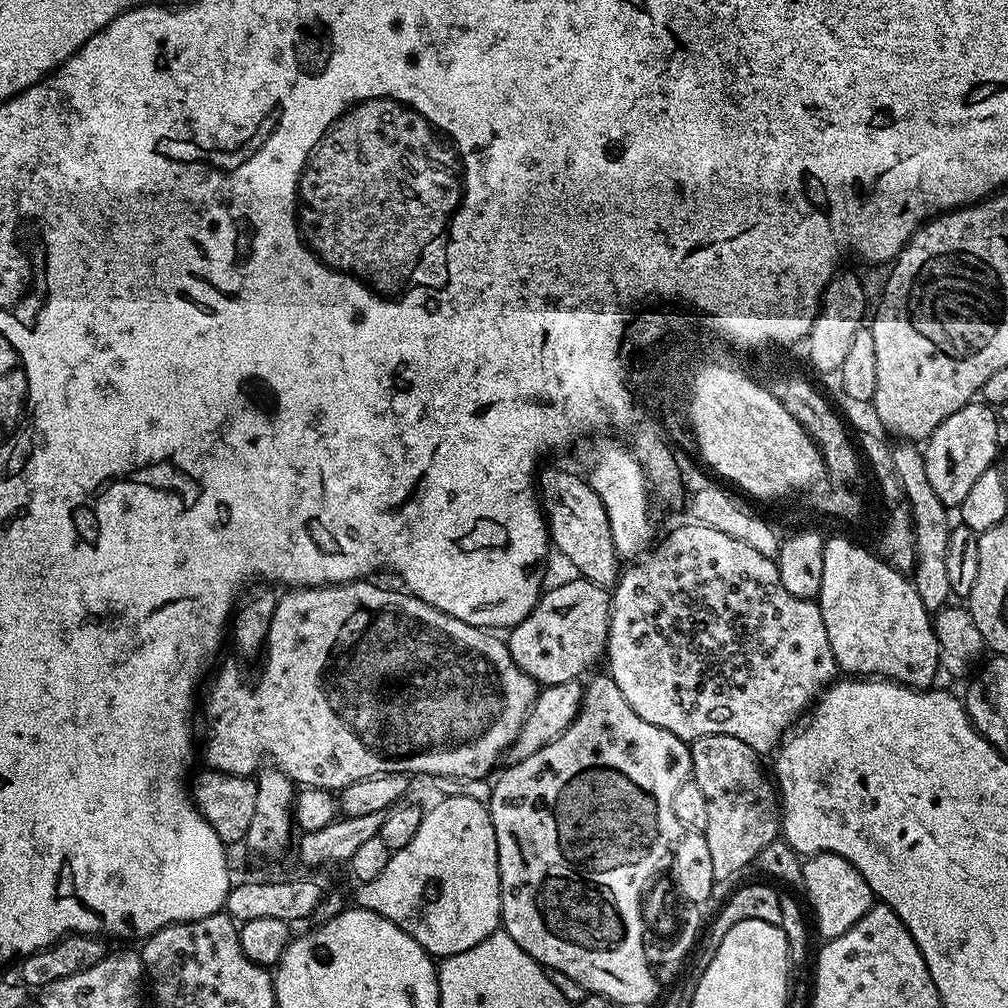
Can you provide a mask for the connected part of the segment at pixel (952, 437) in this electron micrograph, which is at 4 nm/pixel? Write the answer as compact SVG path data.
M973 402L950 414L950 418L946 418L946 422L942 422L942 426L928 437L923 449L926 474L930 478L930 486L934 486L934 494L938 494L943 504L959 506L966 494L970 494L970 486L982 478L985 470L993 467L1000 431L1002 425L997 409L983 402Z

